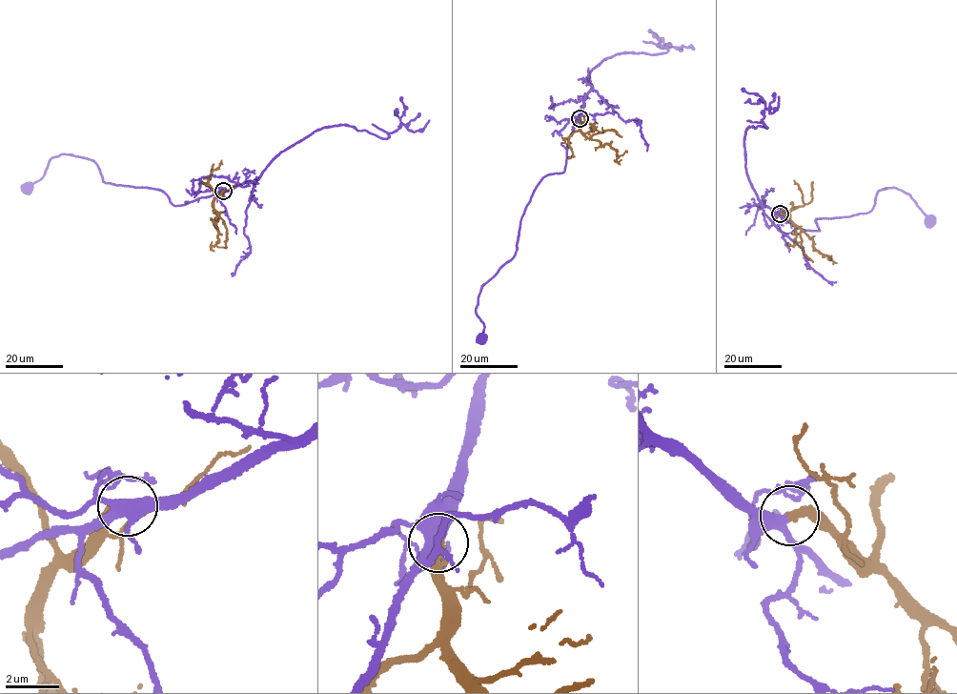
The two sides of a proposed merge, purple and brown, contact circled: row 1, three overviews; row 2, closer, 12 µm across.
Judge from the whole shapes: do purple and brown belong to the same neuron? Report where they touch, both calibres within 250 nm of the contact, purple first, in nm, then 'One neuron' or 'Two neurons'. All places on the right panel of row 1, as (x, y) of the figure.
Place: (780, 214). Thickness 320 nm (purple) against 360 nm. One neuron

